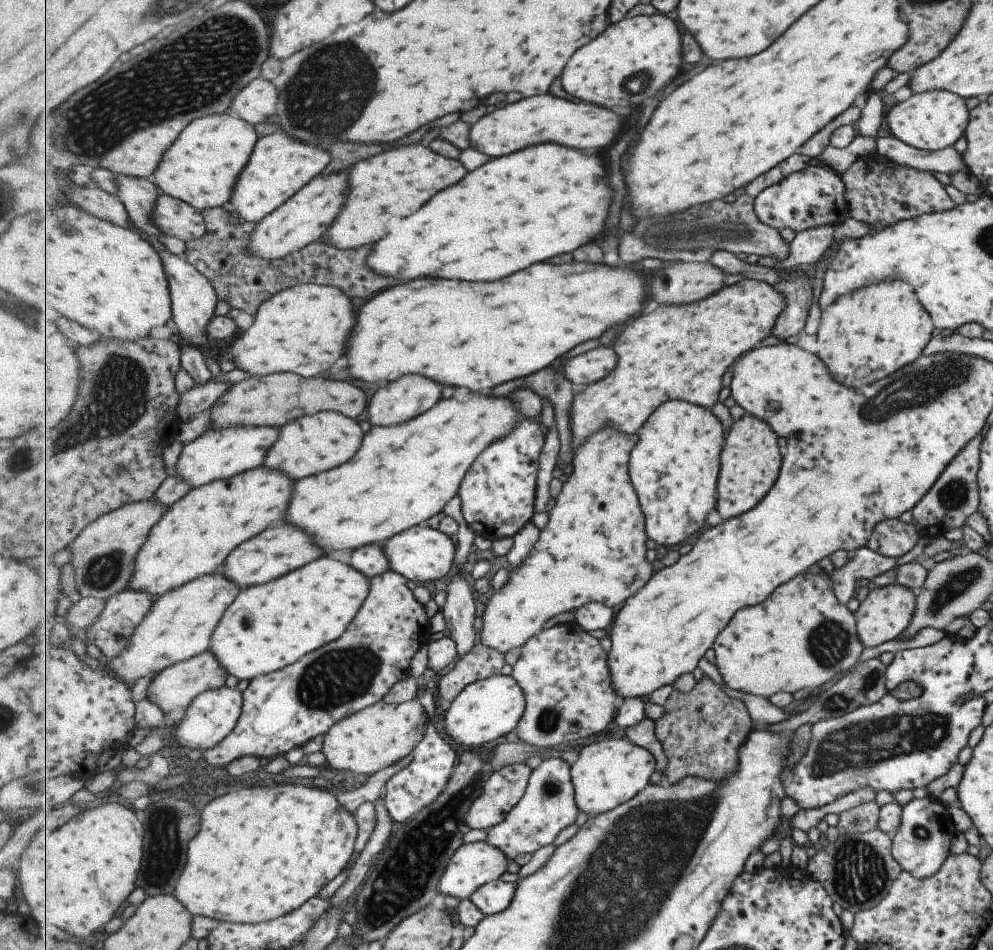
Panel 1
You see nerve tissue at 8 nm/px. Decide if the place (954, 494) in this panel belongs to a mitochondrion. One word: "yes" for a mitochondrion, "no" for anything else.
yes

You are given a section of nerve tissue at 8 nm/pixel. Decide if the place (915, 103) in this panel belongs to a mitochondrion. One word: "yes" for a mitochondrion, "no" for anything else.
no

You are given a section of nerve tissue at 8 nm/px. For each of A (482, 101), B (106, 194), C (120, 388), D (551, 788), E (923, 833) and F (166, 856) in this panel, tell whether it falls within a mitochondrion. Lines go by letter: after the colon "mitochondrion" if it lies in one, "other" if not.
A: other
B: other
C: mitochondrion
D: mitochondrion
E: mitochondrion
F: mitochondrion

